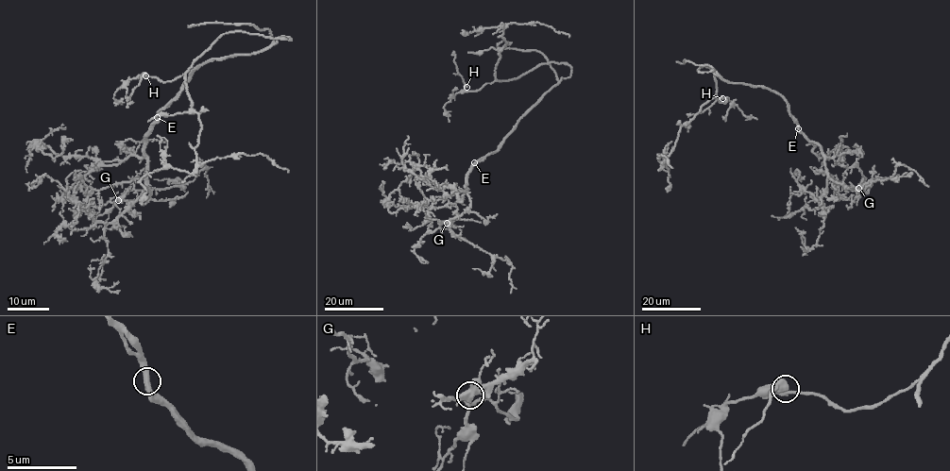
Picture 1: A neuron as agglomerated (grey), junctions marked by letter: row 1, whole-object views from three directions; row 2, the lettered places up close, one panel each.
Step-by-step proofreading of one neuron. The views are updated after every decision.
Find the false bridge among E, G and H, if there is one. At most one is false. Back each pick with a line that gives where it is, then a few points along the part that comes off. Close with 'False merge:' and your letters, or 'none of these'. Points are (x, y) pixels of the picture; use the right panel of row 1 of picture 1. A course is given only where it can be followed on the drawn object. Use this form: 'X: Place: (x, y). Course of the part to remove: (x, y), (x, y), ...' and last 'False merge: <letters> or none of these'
False merge: none of these

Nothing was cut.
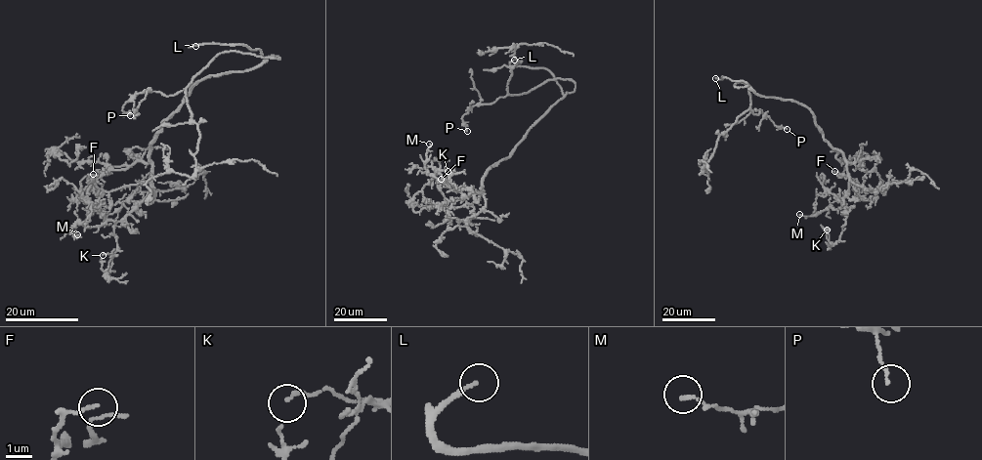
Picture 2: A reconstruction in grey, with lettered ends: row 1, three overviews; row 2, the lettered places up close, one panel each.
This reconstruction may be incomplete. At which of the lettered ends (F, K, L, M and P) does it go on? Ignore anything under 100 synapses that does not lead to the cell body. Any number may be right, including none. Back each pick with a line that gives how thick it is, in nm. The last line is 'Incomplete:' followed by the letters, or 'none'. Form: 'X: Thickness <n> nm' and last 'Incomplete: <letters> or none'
L: Thickness 140 nm
Incomplete: L

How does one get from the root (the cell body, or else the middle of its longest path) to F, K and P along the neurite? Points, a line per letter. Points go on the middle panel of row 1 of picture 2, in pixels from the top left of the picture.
F: (538, 120), (507, 158), (488, 169), (483, 177), (482, 191), (448, 200), (437, 183), (441, 179)
K: (538, 120), (507, 158), (488, 169), (482, 193), (455, 190), (449, 180), (455, 173), (448, 171)
P: (538, 120), (575, 90), (573, 81), (548, 80), (526, 93), (475, 104), (461, 118), (467, 131)

